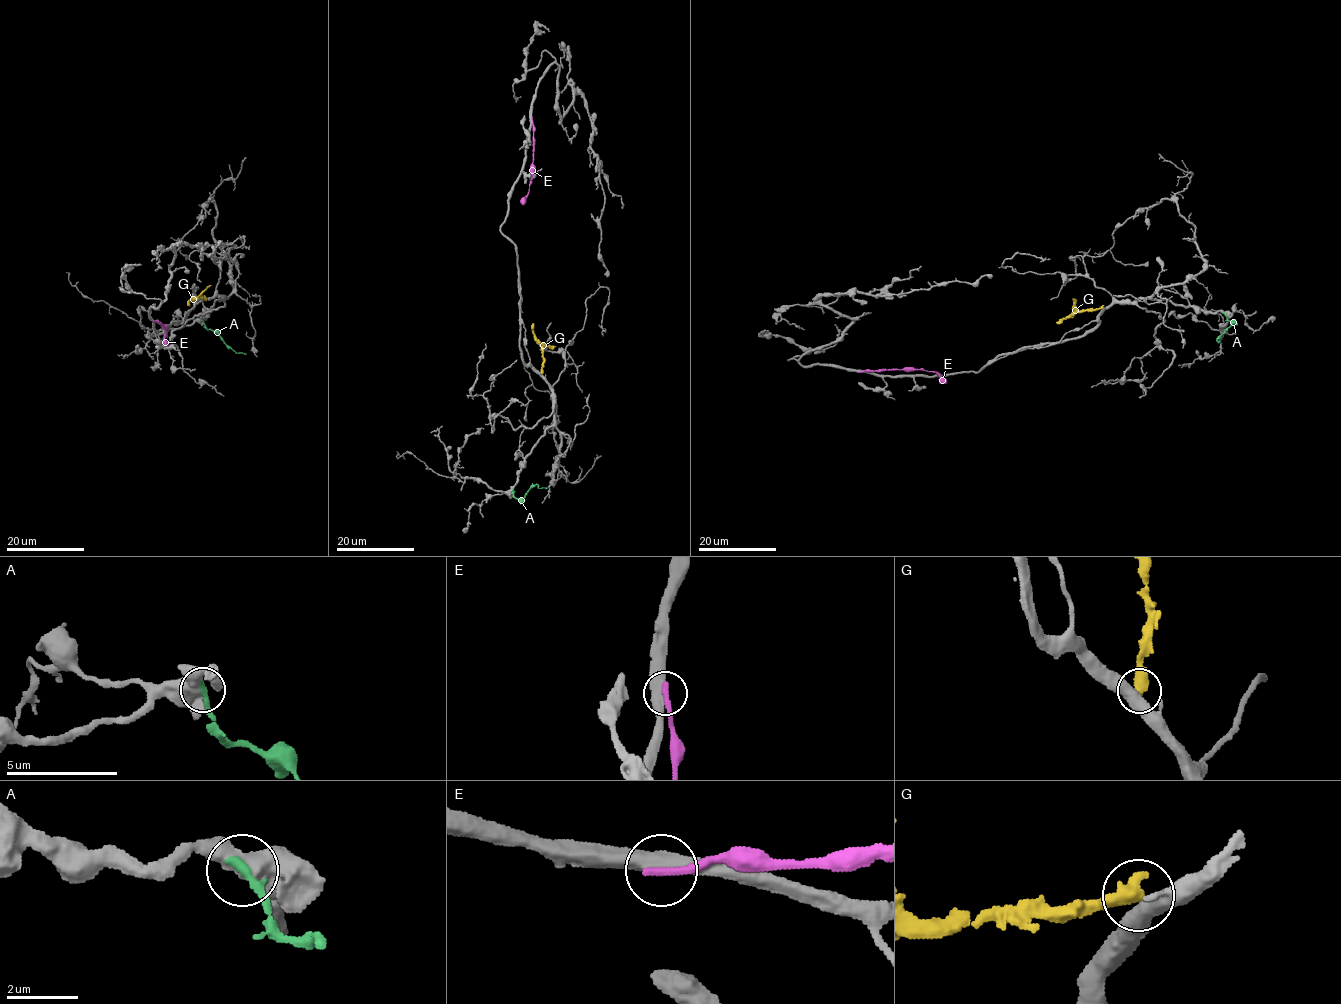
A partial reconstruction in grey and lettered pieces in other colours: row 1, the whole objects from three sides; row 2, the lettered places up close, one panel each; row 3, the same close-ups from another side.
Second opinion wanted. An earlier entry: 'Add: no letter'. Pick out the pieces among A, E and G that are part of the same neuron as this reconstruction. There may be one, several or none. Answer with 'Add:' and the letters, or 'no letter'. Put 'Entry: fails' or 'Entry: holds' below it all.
Add: no letter
Entry: holds

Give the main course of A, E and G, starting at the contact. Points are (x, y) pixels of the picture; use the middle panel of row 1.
A: (513, 490), (518, 499), (536, 485), (547, 488)
E: (532, 118), (531, 183), (522, 204)
G: (542, 373), (542, 345), (533, 333), (533, 323)

